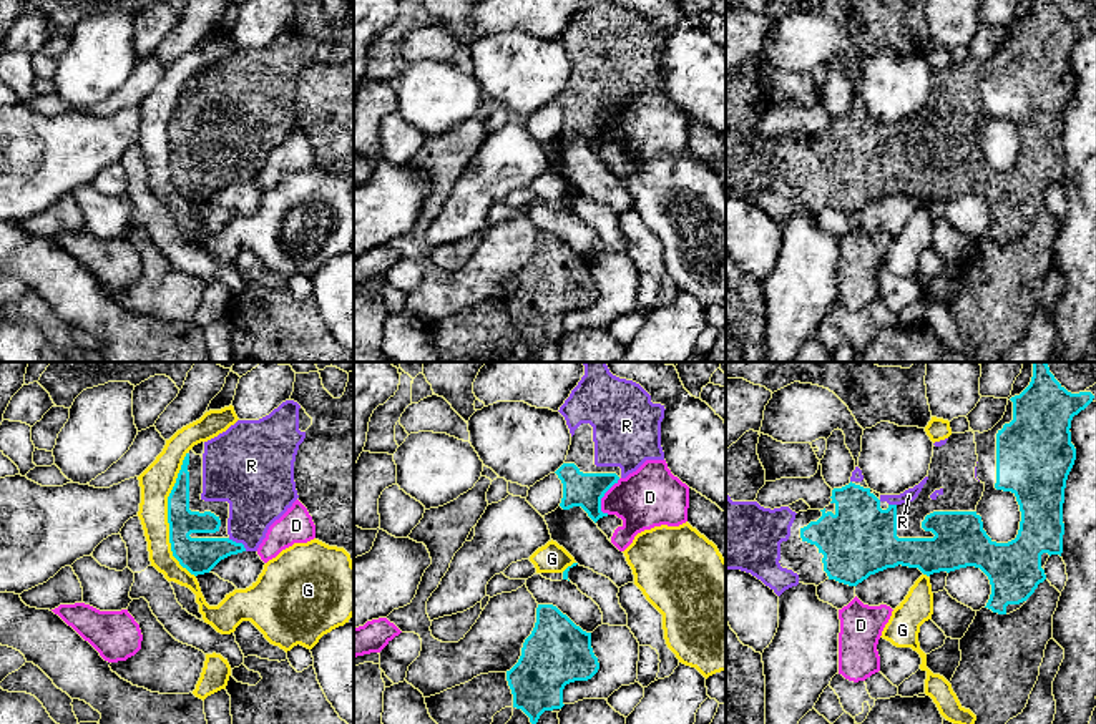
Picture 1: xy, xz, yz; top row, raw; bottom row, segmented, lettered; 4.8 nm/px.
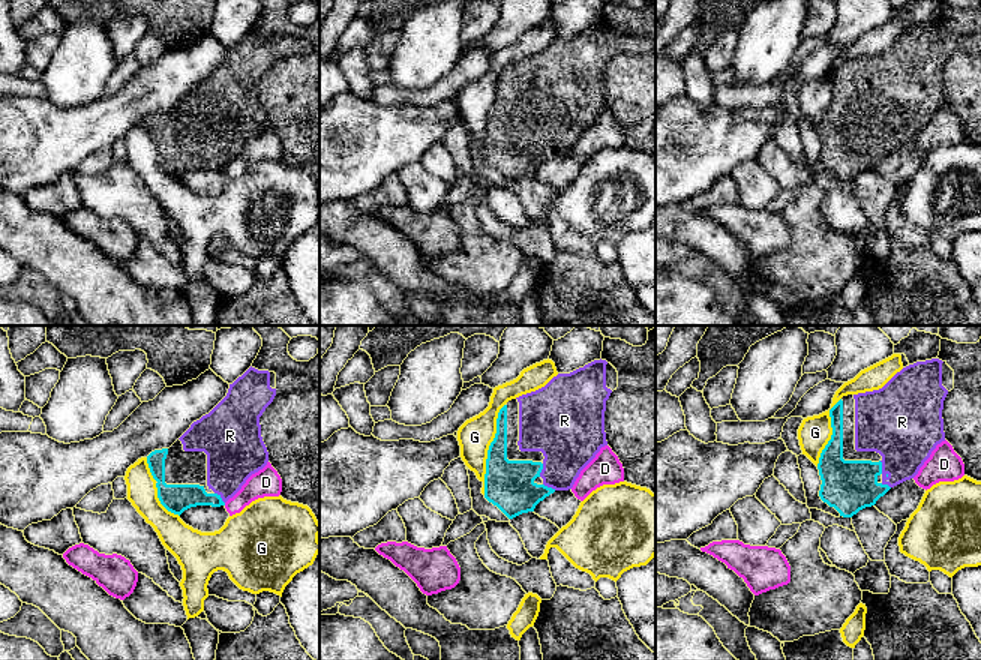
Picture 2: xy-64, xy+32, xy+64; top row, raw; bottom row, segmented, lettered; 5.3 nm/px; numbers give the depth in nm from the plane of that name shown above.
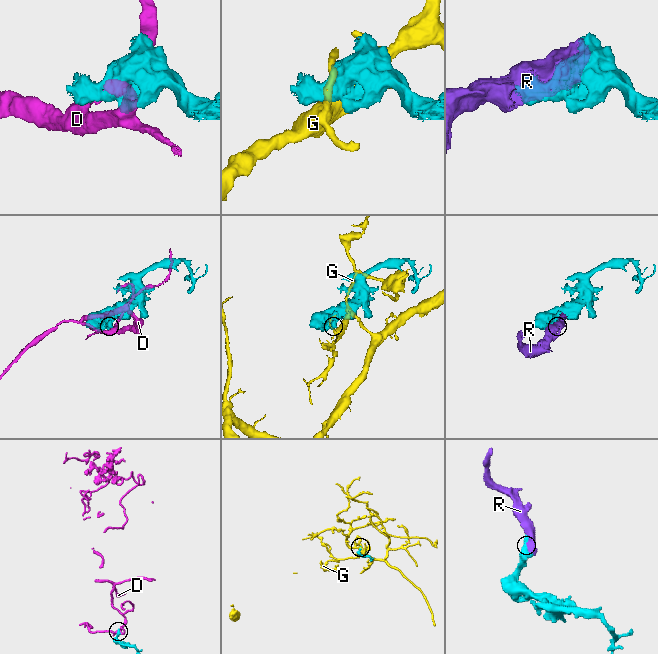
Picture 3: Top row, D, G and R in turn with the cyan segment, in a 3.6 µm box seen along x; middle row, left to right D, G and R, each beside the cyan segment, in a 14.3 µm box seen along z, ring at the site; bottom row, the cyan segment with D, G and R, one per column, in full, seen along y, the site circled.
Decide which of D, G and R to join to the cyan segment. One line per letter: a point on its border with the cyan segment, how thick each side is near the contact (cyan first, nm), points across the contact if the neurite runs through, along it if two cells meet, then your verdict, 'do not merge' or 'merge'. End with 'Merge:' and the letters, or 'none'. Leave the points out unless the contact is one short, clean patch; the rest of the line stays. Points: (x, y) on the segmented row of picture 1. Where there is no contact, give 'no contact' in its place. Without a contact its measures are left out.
D: meets cyan in xz at (603, 495); 170 nm thick on the cyan side, 300 nm on the other; border along xz (620, 479), (601, 498), (603, 513); do not merge
G: meets cyan in xy at (168, 515); 180 nm thick on the cyan side, 160 nm on the other; do not merge
R: meets cyan in xy at (238, 543); 180 nm thick on the cyan side, 280 nm on the other; merge
Merge: R

